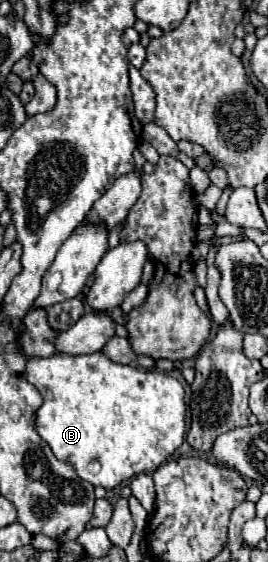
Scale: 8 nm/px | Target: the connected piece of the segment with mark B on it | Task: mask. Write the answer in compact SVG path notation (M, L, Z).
M90 353L90 355L52 355L52 357L46 357L46 359L40 359L40 357L34 357L34 359L28 359L28 365L26 365L26 379L40 391L40 395L44 397L44 403L42 407L36 411L36 431L40 433L40 437L50 445L52 453L60 459L60 461L66 461L66 463L74 463L74 469L78 473L78 477L82 477L84 481L92 483L92 485L100 485L104 489L114 489L118 485L124 485L128 483L134 475L138 473L150 473L150 471L156 471L184 441L184 433L186 433L186 403L184 403L184 387L182 383L172 377L168 373L163 373L157 370L150 371L150 369L144 369L142 367L133 367L132 365L120 365L120 363L114 363L110 359L104 357L104 353Z

